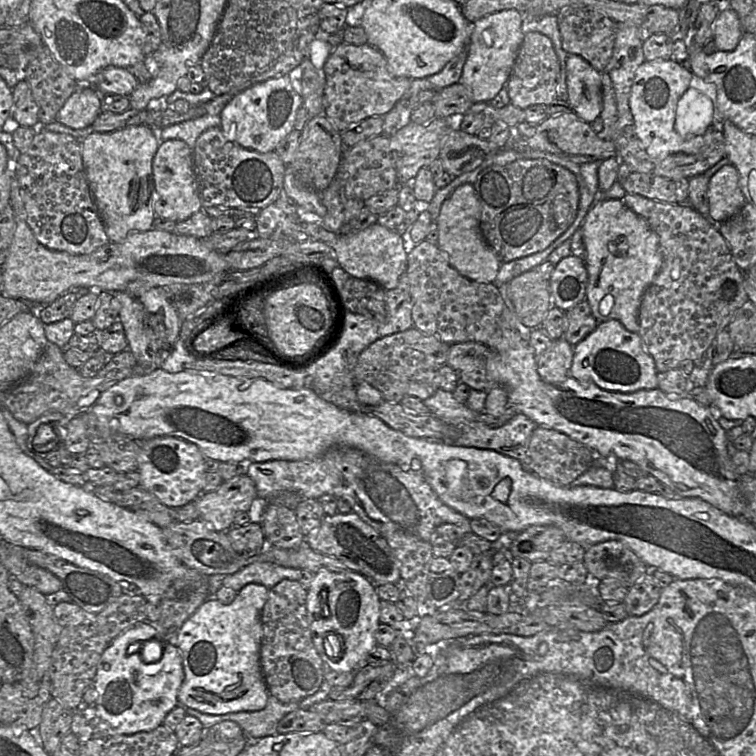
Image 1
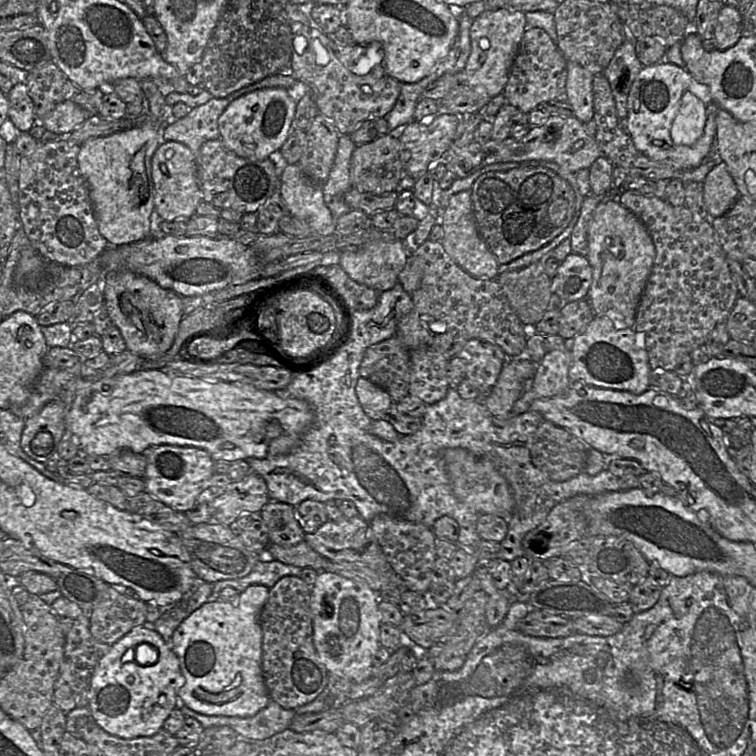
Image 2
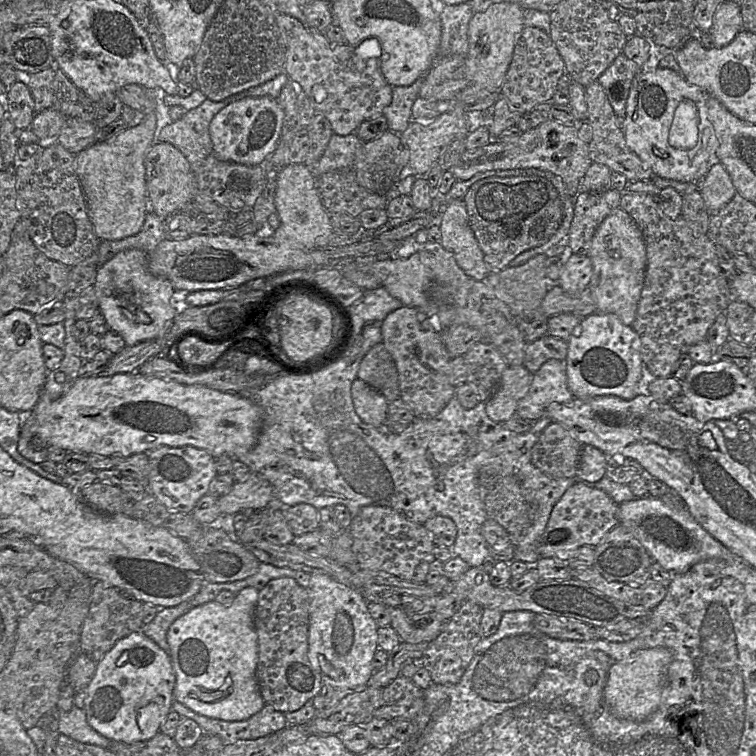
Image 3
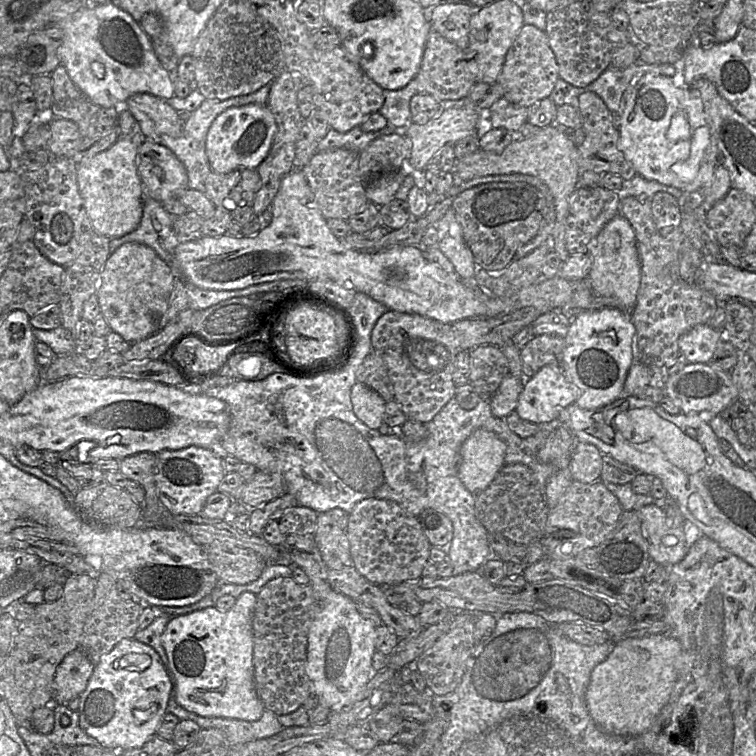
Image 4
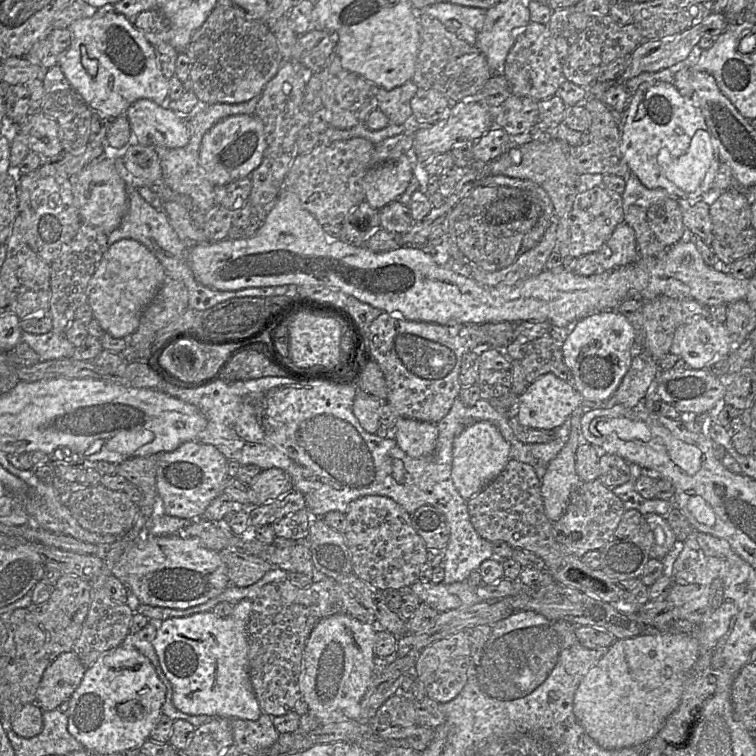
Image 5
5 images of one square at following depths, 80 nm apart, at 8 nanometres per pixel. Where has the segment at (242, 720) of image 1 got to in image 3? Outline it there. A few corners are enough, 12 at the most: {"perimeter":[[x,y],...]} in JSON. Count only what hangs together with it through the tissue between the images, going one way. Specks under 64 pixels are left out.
{"perimeter":[[174,699],[172,710],[224,744],[253,740],[288,726],[265,705],[244,721],[202,716]]}

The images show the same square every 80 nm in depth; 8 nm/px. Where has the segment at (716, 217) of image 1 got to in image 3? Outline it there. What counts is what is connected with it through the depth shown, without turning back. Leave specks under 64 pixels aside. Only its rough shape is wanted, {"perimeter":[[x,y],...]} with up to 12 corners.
{"perimeter":[[720,162],[700,183],[710,213],[719,211],[737,193]]}

